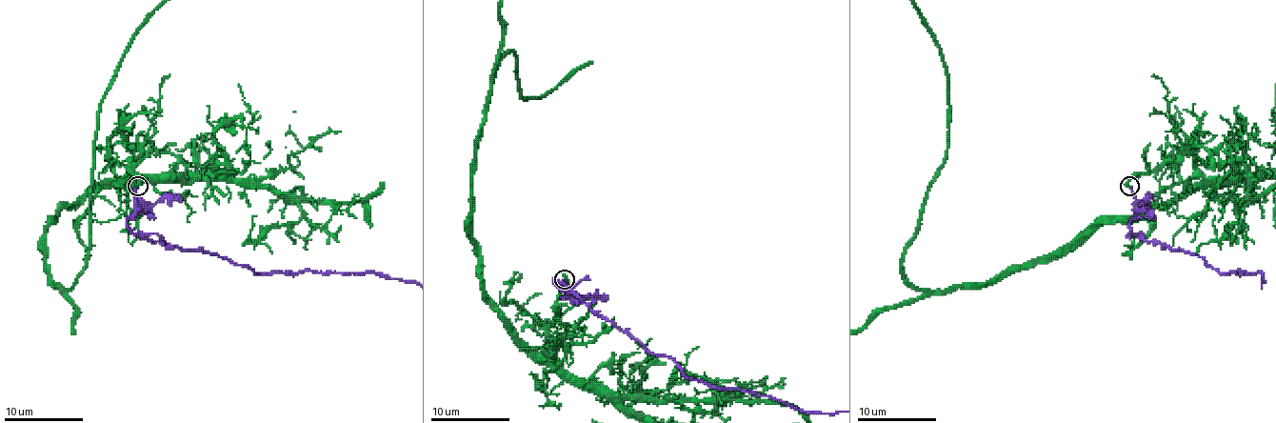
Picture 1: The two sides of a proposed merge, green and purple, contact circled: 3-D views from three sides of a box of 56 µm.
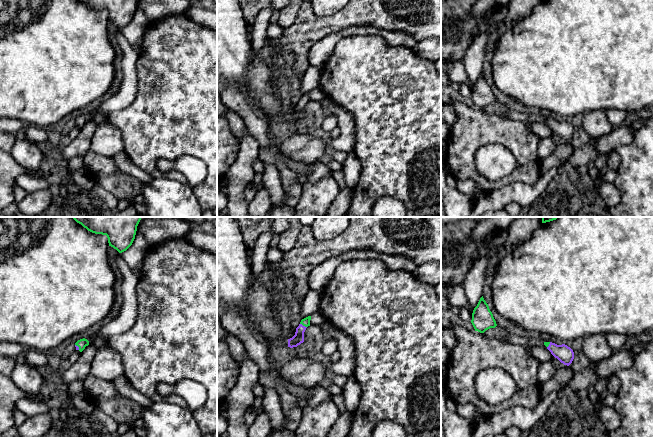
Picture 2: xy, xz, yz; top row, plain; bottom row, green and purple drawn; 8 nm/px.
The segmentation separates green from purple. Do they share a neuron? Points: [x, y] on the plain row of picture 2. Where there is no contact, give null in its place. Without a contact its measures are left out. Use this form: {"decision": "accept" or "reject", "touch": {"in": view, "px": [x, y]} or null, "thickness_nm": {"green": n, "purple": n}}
{"decision": "reject", "touch": {"in": "xz", "px": [303, 101]}, "thickness_nm": {"green": 70, "purple": 90}}

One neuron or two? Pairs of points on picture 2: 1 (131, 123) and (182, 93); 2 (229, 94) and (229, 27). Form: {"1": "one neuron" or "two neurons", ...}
{"1": "one neuron", "2": "two neurons"}

